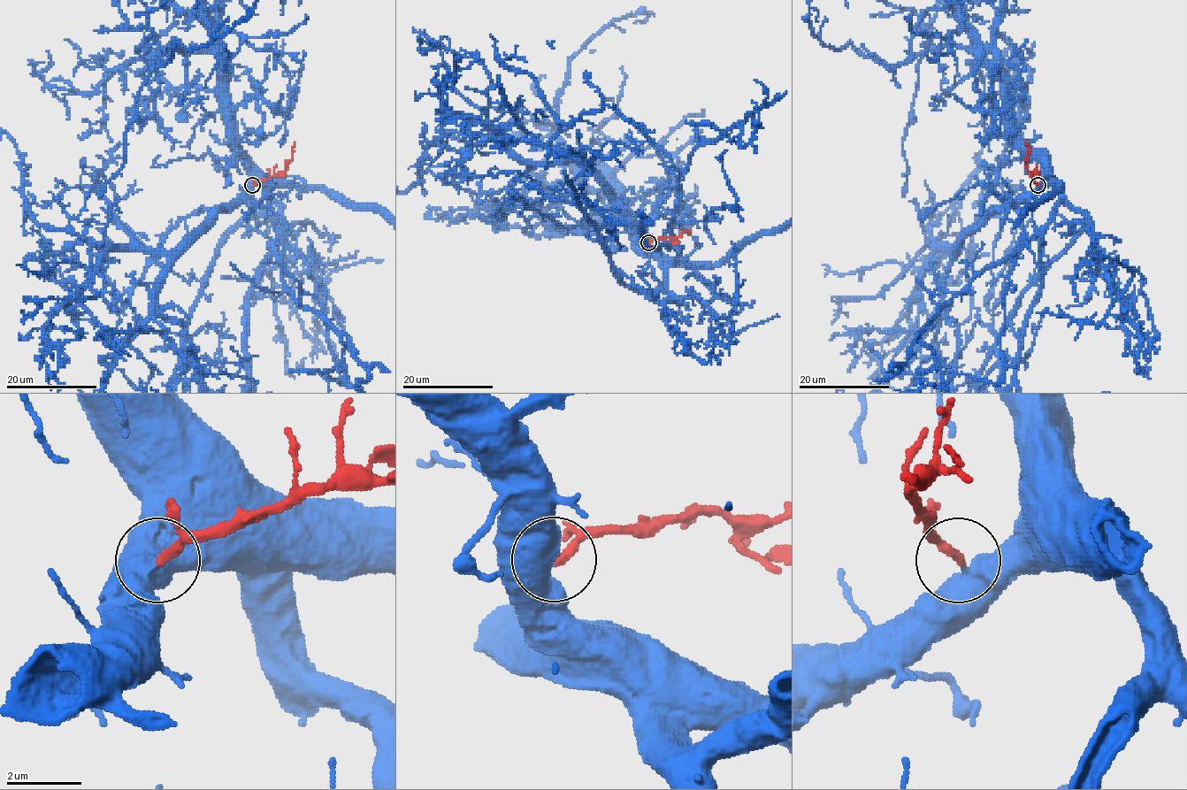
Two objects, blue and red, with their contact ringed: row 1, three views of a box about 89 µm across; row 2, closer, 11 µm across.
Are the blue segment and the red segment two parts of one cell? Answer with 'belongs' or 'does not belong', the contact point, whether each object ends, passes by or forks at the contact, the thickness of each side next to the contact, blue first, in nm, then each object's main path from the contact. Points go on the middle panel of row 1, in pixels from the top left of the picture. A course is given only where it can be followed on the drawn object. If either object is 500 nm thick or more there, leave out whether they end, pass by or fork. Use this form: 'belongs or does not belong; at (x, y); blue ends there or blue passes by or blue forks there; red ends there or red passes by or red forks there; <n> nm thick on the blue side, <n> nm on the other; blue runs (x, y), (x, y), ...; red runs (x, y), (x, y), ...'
belongs; at (648, 242); 700 nm thick on the blue side, 170 nm on the other; blue runs (649, 243), (663, 283), (631, 289), (555, 160), (539, 93), (526, 72); red runs (649, 243), (662, 237), (677, 237), (682, 231), (689, 233), (691, 229)

